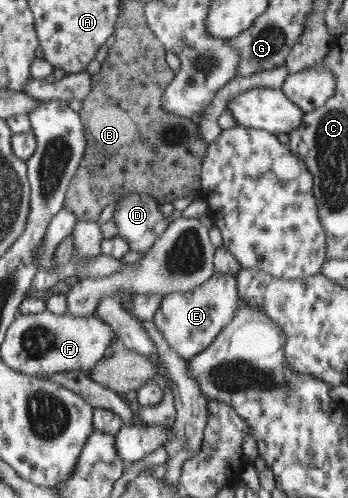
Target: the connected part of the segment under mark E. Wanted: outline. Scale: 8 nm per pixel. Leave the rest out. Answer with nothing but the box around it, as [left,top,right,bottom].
[153,272,239,360]

